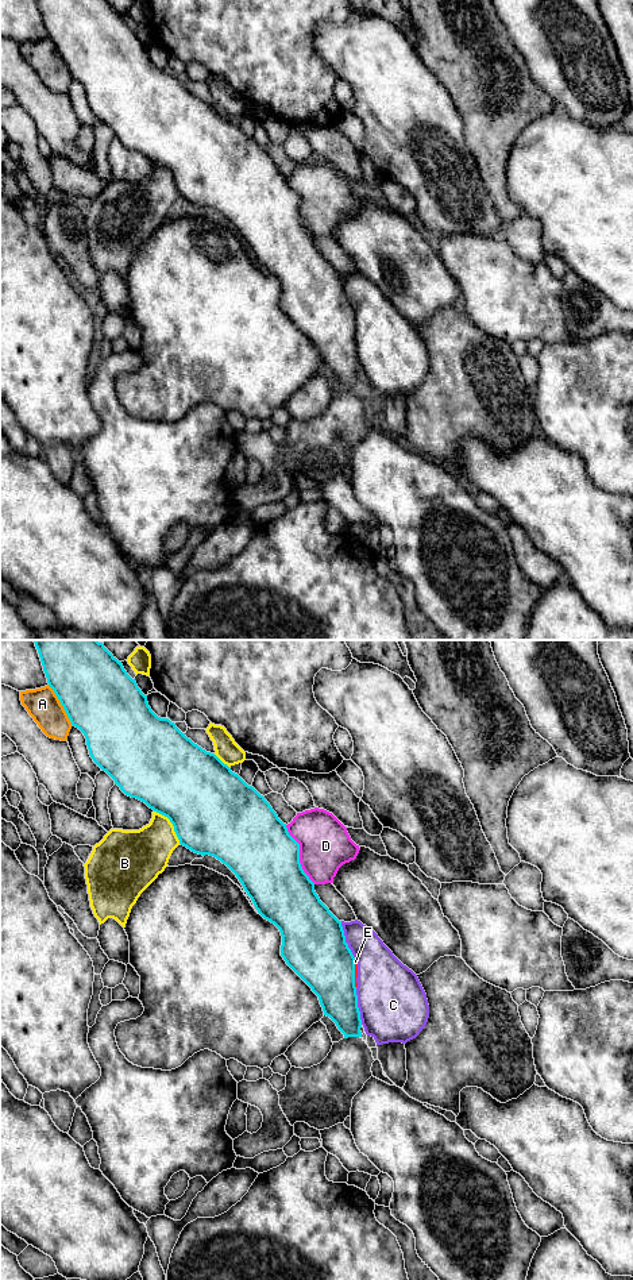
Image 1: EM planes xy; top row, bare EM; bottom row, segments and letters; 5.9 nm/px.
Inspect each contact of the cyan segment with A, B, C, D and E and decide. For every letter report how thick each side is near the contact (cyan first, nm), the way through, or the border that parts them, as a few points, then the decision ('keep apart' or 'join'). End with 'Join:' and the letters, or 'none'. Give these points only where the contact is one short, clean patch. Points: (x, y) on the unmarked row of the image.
A: 440 nm thick on the cyan side, 190 nm on the other; keep apart
B: 500 nm thick on the cyan side, 300 nm on the other; keep apart
C: 380 nm thick on the cyan side, 240 nm on the other; keep apart
D: 400 nm thick on the cyan side, 300 nm on the other; keep apart
E: 360 nm thick on the cyan side, 20 nm on the other; border along xy (354, 313), (355, 339); keep apart
Join: none

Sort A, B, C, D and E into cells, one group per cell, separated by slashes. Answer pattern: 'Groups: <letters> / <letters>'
Groups: A / B / C E / D

